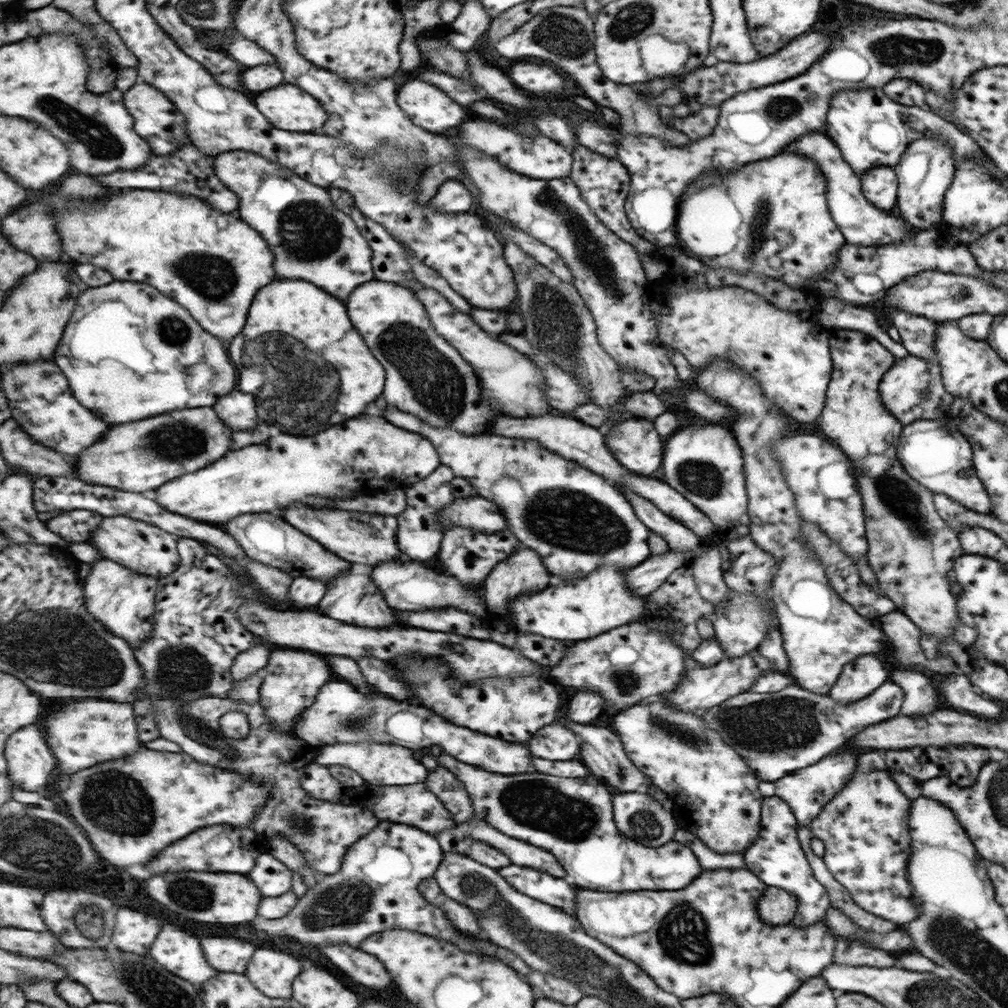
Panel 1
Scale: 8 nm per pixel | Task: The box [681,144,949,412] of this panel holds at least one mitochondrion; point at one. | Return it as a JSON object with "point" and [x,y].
{"point":[757,234]}

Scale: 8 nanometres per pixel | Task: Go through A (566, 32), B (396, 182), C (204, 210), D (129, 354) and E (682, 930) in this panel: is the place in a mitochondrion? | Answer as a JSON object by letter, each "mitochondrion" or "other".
{"A":"mitochondrion","B":"mitochondrion","C":"other","D":"other","E":"mitochondrion"}

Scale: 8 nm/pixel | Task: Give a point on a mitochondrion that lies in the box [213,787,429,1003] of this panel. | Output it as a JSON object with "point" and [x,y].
{"point":[346,903]}

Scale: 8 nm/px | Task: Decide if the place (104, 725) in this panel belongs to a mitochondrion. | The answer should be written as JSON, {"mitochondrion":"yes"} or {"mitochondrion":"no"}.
{"mitochondrion":"no"}

